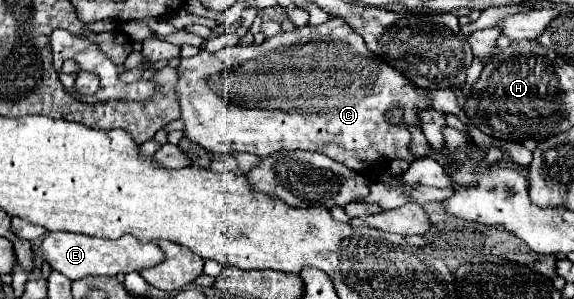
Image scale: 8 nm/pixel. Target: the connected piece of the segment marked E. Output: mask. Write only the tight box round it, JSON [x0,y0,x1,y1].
[35,231,163,281]

